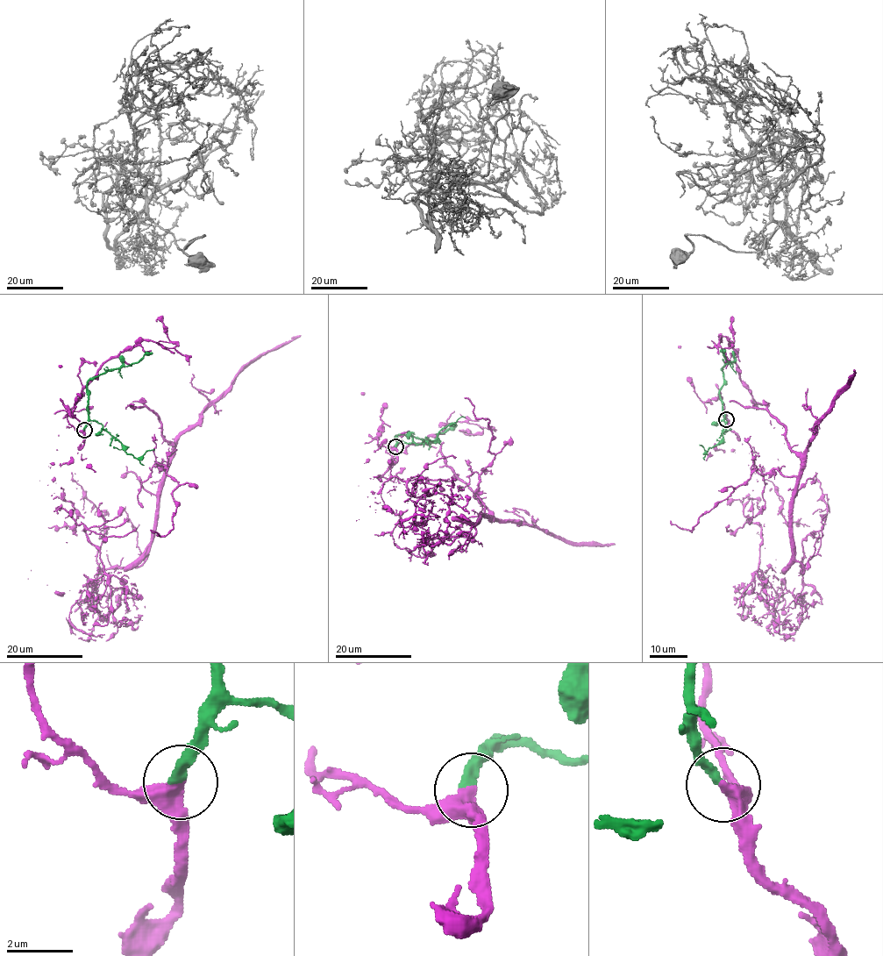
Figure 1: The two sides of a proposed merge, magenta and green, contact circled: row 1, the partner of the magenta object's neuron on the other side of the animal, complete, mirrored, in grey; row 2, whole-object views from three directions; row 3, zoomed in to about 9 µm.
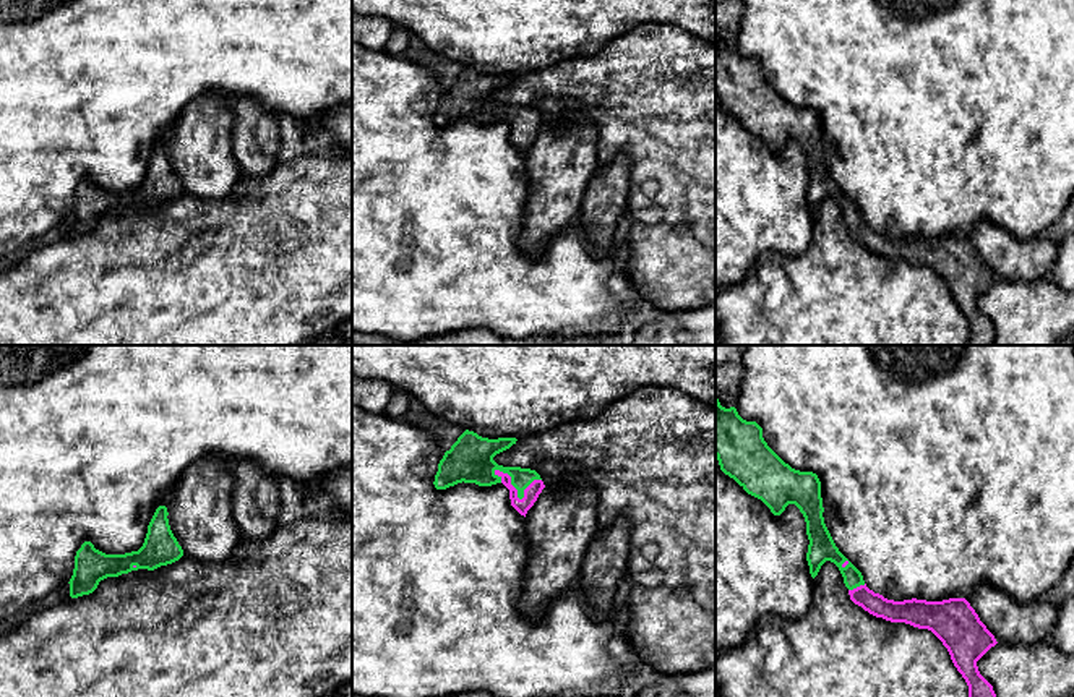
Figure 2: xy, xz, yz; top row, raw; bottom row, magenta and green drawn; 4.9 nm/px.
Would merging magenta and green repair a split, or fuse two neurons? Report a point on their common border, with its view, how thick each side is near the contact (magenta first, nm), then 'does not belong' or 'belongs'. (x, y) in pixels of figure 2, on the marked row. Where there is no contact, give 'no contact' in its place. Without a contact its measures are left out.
xz (516, 493) | 80/180 nm | belongs

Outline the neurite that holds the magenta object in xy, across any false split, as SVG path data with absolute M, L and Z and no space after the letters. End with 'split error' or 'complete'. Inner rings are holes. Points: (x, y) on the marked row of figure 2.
M159 506L148 525L143 546L125 554L105 554L84 541L75 556L75 569L70 579L70 597L78 598L92 593L99 582L118 577L138 569L154 571L172 564L183 556L183 549L174 537L165 506Z; split error

